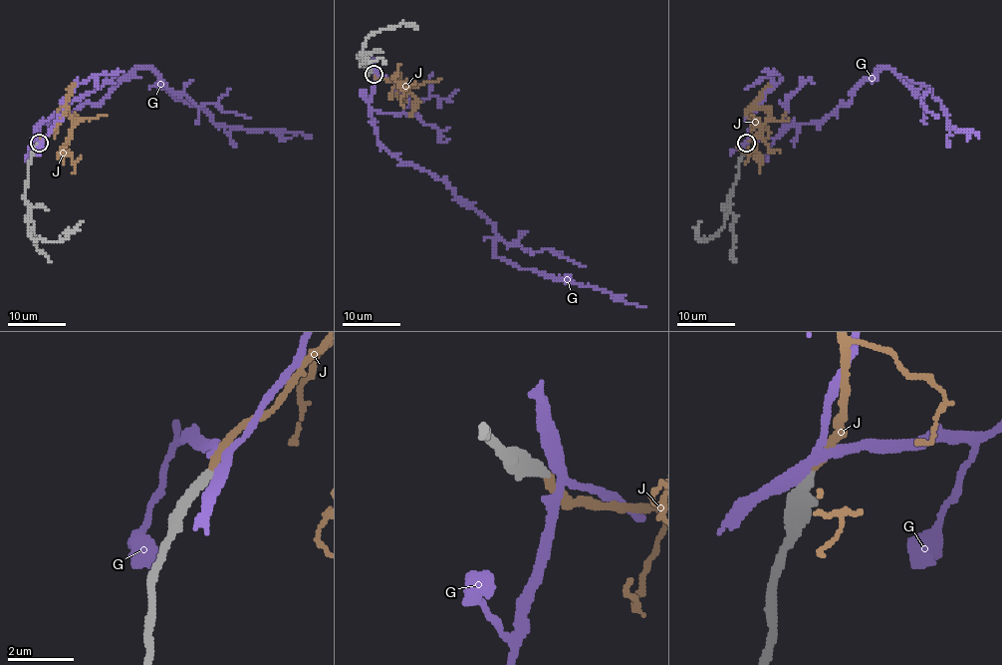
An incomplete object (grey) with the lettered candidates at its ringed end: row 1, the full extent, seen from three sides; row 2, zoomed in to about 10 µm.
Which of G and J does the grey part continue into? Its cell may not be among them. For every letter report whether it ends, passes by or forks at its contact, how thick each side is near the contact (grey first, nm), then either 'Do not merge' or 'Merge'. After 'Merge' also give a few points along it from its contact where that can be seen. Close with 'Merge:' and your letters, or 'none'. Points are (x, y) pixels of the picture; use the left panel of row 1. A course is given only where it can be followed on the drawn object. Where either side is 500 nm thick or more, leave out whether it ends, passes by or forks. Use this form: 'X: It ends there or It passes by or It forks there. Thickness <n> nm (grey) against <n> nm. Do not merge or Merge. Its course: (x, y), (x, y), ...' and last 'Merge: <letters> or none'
G: It forks there. Thickness 360 nm (grey) against 280 nm. Do not merge
J: It ends there. Thickness 360 nm (grey) against 240 nm. Merge. Its course: (39, 145), (65, 105), (65, 113), (72, 121), (64, 150), (74, 165), (72, 173)
Merge: J

